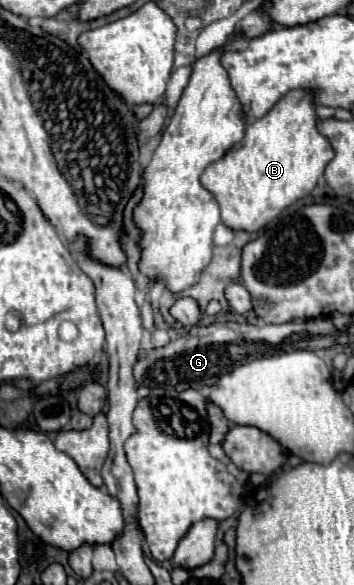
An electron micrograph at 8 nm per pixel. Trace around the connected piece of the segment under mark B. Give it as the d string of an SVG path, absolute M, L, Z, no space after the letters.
M290 90L290 94L284 94L266 116L246 124L246 134L242 142L236 144L236 152L232 148L224 158L210 164L200 182L214 194L224 226L234 232L256 232L290 204L308 196L332 158L334 150L328 138L316 128L312 92Z

